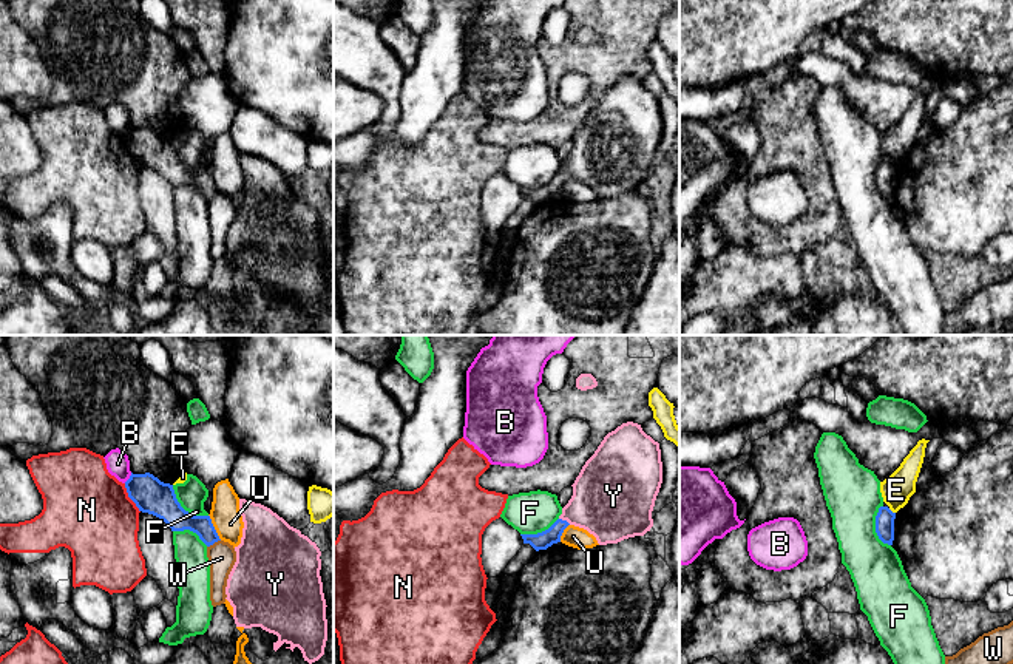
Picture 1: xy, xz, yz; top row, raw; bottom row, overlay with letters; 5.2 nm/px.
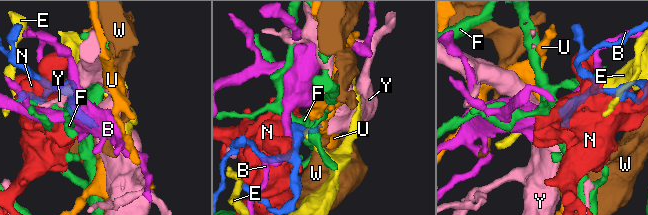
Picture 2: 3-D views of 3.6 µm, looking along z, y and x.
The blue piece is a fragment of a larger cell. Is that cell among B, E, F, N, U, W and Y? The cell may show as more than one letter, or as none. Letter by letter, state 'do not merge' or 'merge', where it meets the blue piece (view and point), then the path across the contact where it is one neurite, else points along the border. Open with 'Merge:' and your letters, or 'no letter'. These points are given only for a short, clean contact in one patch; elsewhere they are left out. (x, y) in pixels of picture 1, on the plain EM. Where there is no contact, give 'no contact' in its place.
Merge: Y
B: do not merge | xy (130, 132)
E: do not merge | yz (890, 164)
F: do not merge | xy (182, 162) | along xy (172, 139), (176, 155), (186, 164), (193, 169), (207, 170)
N: do not merge | xy (128, 150)
U: do not merge | xy (213, 181) | along xy (209, 169), (221, 193)
W: do not merge | xy (213, 196)
Y: merge | xz (565, 175) | across xz (541, 195), (565, 175), (573, 167), (609, 155)

